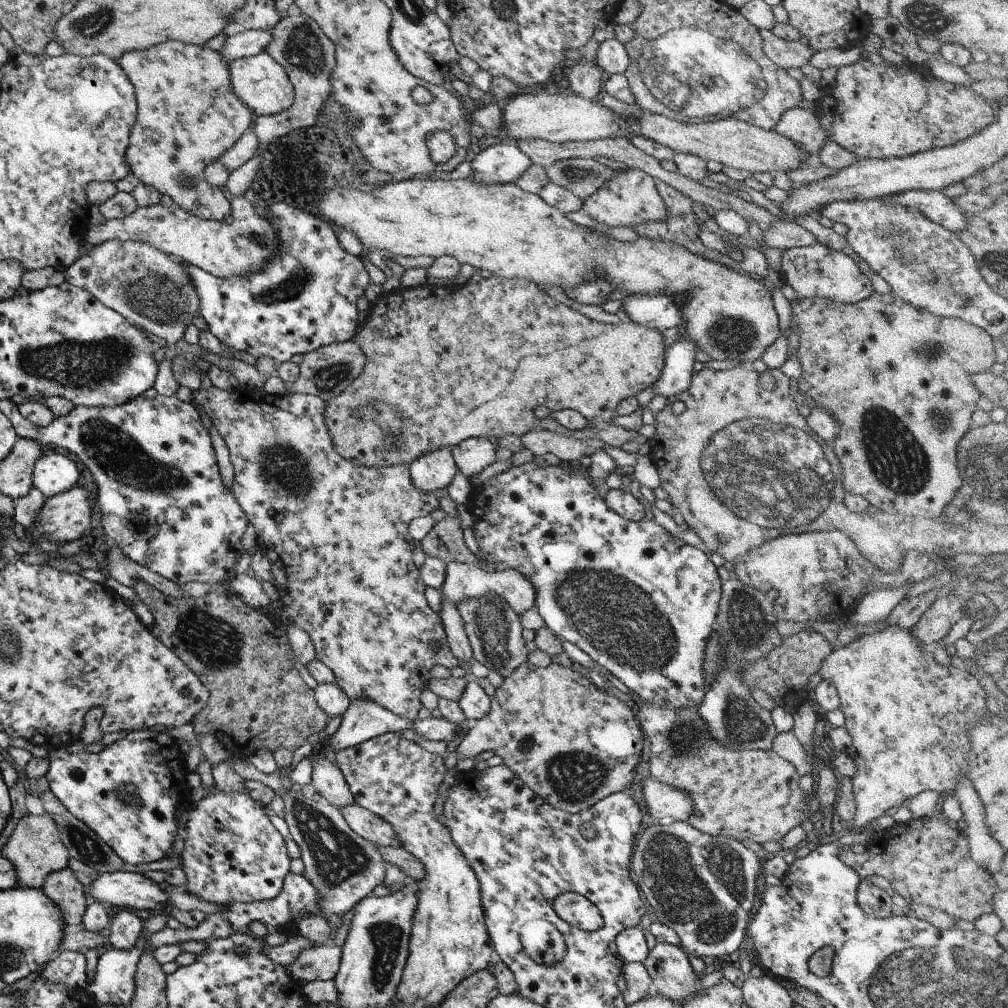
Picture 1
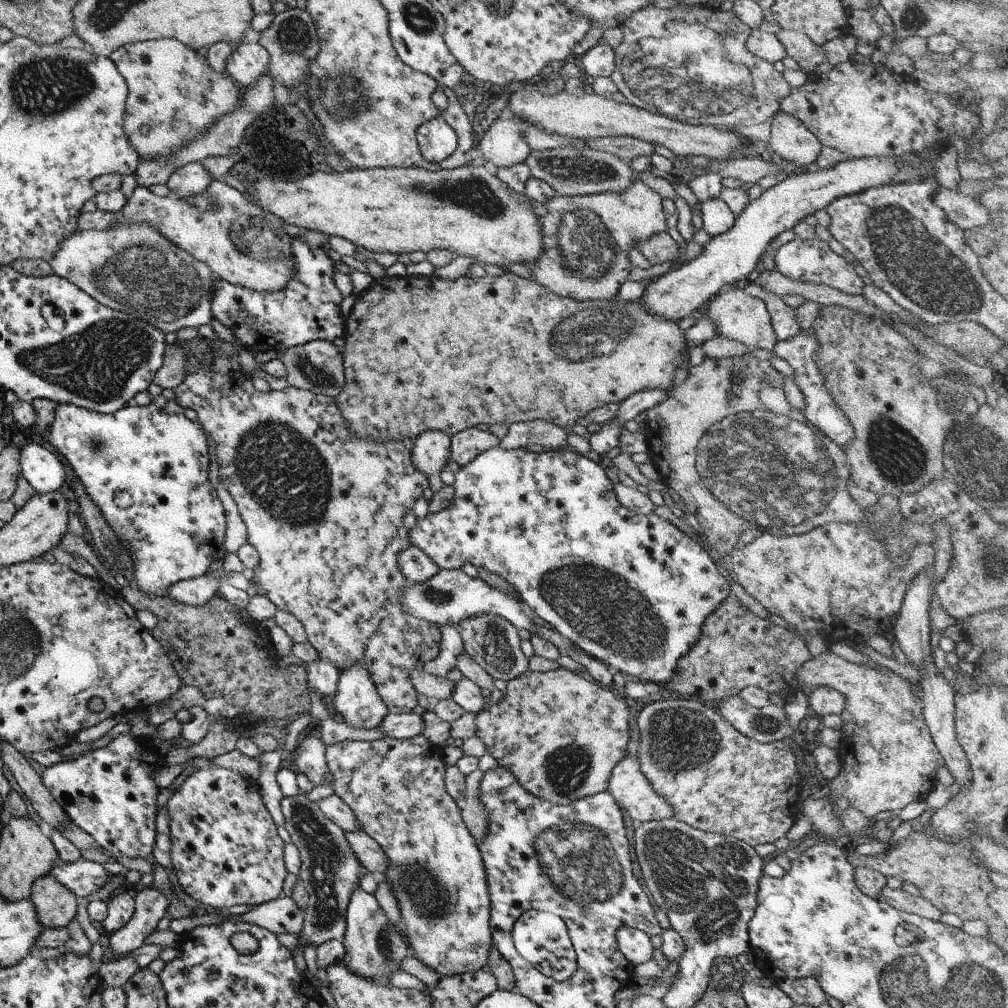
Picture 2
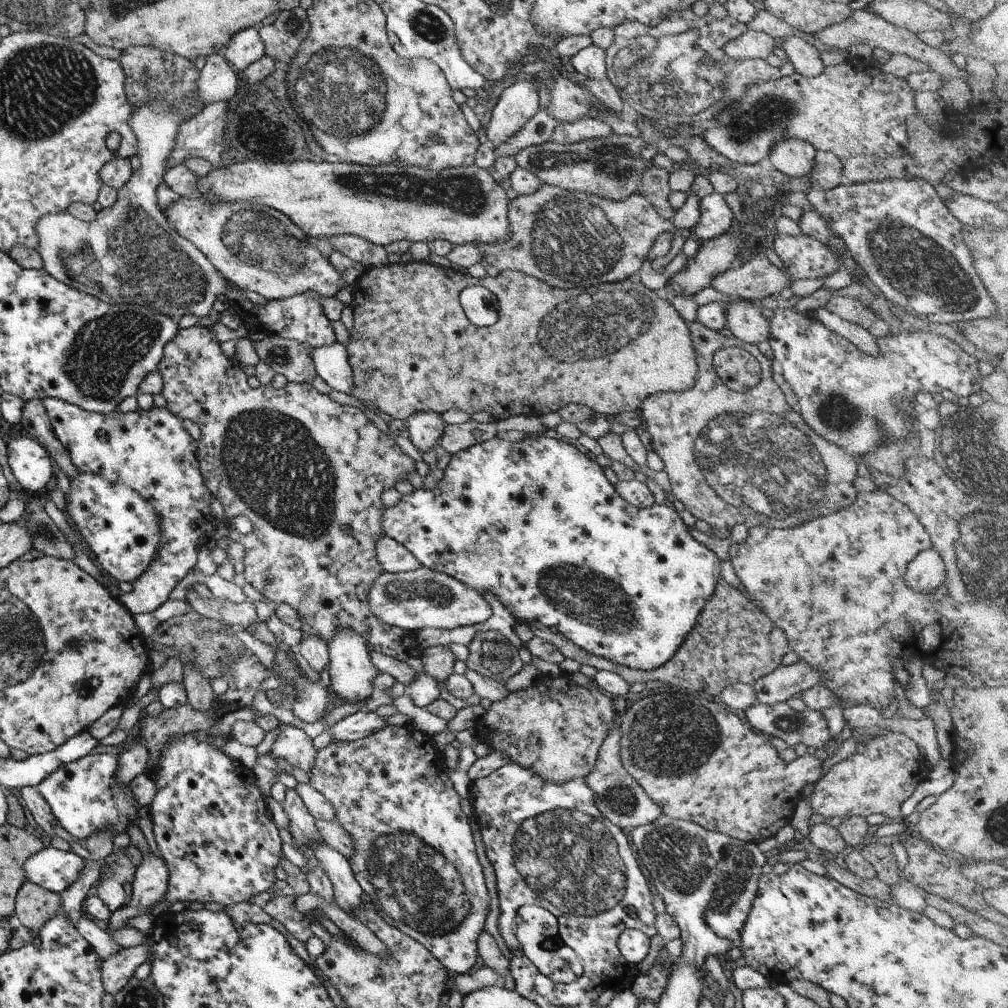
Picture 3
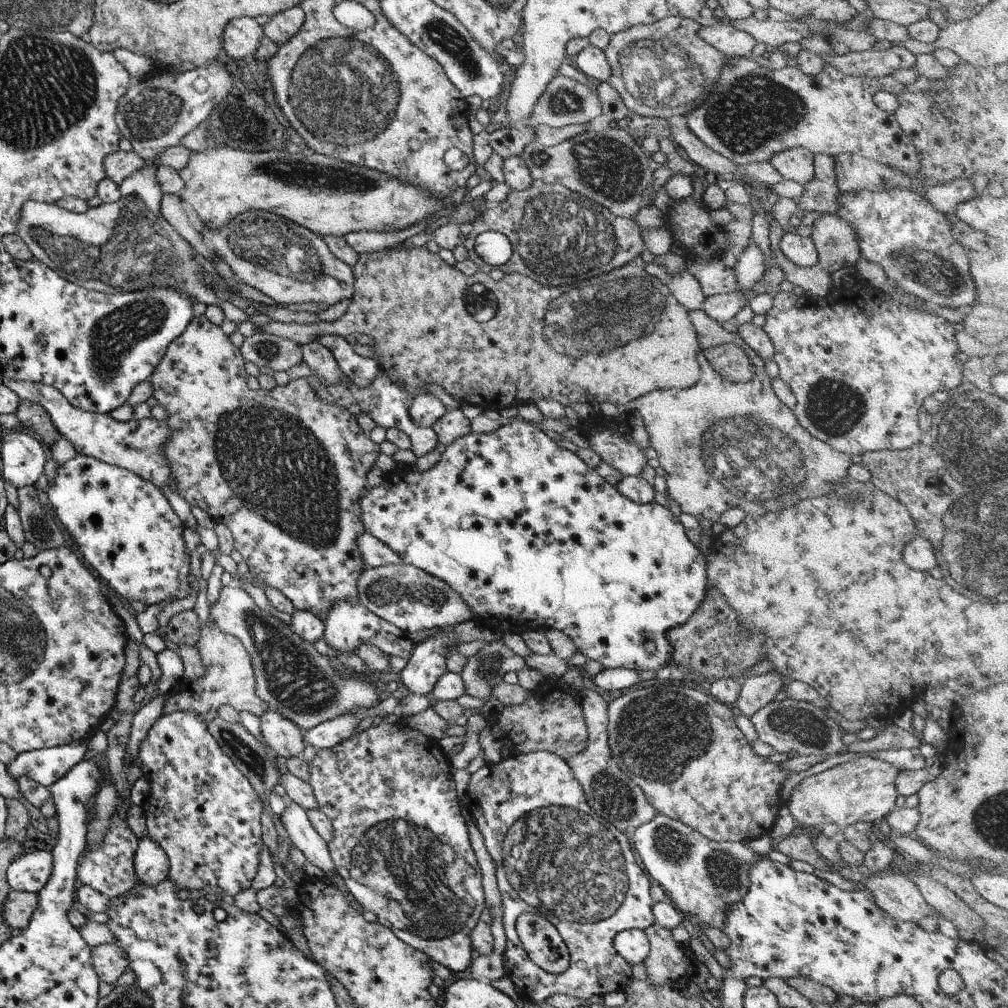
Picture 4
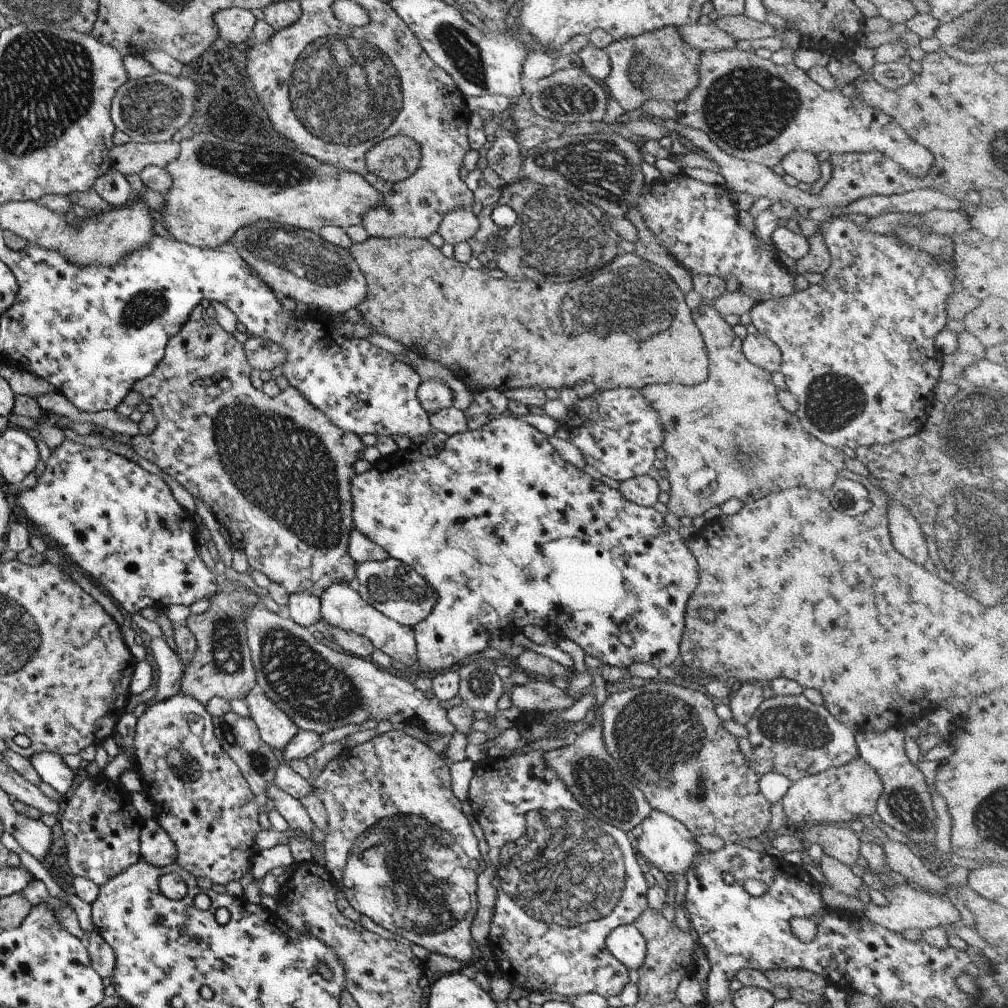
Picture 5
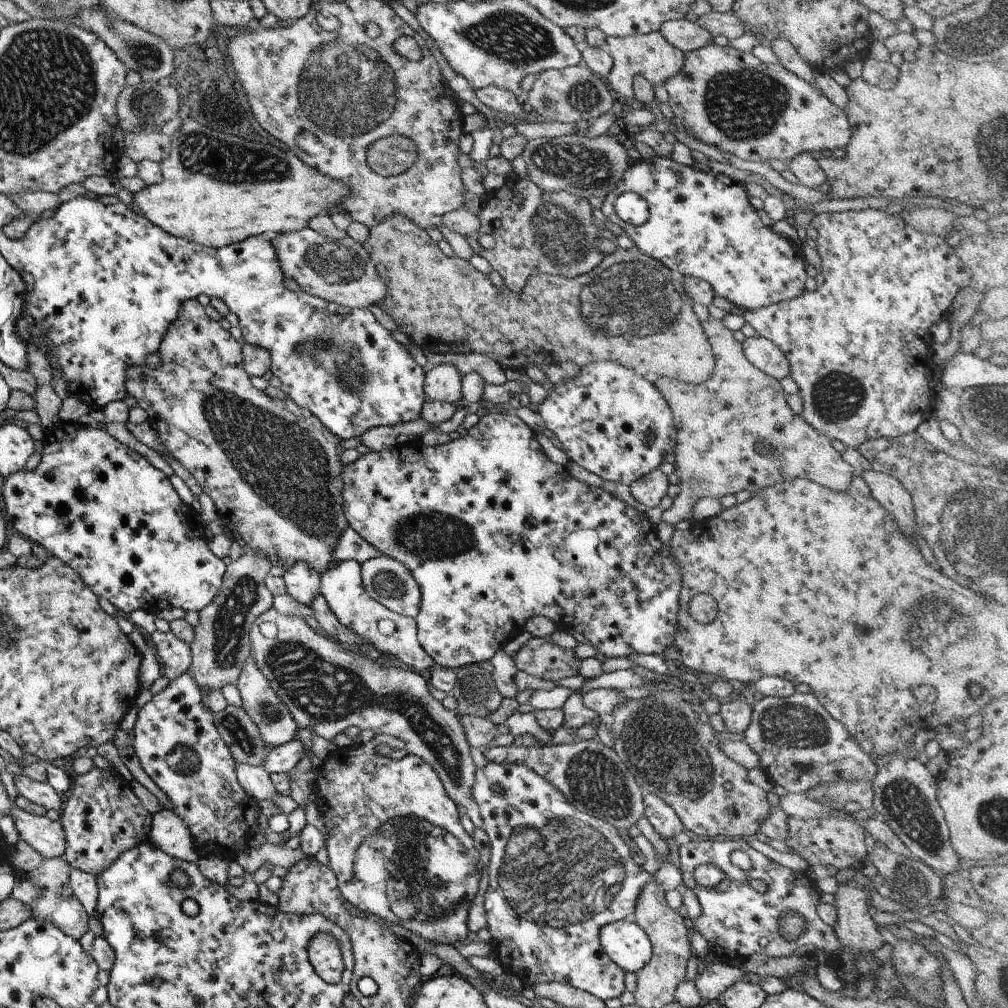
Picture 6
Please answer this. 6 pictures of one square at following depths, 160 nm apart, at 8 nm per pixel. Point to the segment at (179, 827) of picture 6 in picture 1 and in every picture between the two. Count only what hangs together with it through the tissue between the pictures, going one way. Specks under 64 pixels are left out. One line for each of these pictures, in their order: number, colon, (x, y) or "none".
1: (112, 983)
2: (150, 905)
3: (150, 878)
4: (150, 863)
5: (154, 846)

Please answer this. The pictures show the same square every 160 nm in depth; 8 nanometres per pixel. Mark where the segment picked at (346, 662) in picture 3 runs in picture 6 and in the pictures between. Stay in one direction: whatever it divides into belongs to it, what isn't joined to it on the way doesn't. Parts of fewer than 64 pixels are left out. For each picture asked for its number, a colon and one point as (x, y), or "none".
4: (346, 626)
5: (341, 607)
6: (390, 633)

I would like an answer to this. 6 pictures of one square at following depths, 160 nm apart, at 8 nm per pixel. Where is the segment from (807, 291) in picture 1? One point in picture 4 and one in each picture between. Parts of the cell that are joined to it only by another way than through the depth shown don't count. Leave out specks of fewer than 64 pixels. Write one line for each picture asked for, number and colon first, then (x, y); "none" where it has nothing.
2: (808, 260)
3: (802, 256)
4: (801, 251)

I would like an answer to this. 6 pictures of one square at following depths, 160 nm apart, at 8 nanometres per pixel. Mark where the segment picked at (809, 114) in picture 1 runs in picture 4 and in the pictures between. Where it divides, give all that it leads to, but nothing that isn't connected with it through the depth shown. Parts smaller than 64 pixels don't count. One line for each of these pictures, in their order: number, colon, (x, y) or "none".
2: (790, 140)
3: (793, 157)
4: (795, 164)

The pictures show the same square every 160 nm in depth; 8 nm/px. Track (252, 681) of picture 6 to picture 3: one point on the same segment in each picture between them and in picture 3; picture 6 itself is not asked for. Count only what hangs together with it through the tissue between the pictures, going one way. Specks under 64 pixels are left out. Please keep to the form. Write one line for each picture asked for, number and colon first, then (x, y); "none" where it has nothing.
3: (293, 745)
4: (283, 737)
5: (275, 728)

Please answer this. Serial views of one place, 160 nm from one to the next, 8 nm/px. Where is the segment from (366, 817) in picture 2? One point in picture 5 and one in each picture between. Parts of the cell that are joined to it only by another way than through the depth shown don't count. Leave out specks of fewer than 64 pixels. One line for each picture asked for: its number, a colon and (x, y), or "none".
3: (414, 855)
4: (398, 838)
5: (399, 849)

